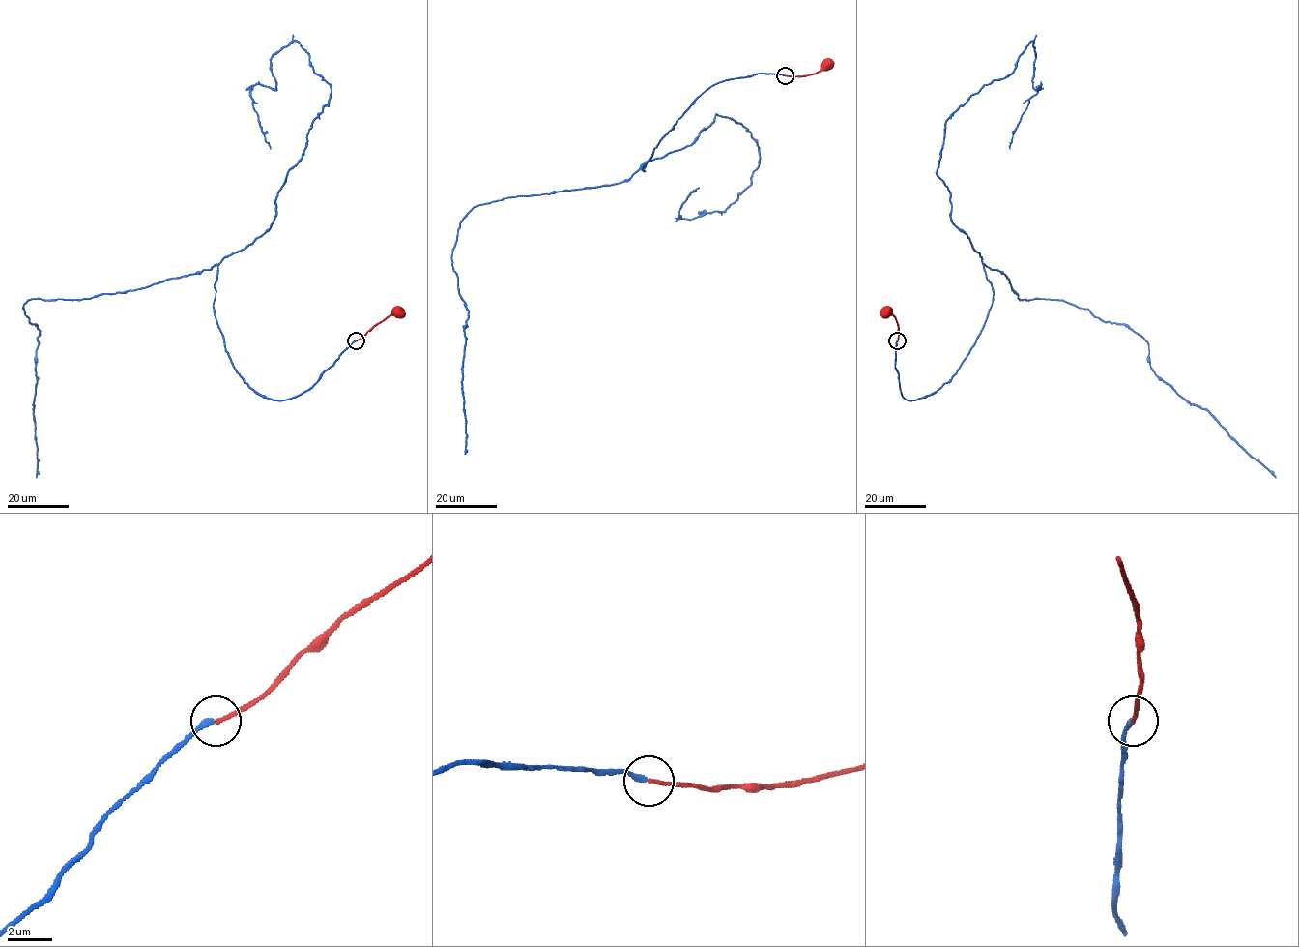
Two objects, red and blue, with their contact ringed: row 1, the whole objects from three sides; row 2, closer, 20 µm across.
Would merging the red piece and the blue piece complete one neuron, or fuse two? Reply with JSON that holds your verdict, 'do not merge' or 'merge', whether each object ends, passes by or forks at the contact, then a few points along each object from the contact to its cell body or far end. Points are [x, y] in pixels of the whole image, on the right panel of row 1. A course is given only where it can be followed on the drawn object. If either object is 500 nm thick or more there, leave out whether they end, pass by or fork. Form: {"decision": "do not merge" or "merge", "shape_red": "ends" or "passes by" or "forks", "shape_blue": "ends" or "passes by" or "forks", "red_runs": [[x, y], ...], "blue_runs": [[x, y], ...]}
{"decision": "merge", "shape_red": "ends", "shape_blue": "ends", "red_runs": [[898, 340], [896, 318], [886, 310]], "blue_runs": [[898, 340], [902, 396], [933, 394], [998, 270], [1020, 300], [1139, 334], [1151, 370], [1275, 477]]}

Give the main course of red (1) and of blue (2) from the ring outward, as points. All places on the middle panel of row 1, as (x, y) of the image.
1: (785, 75), (814, 73), (830, 66), (827, 65)
2: (784, 75), (714, 84), (645, 171), (503, 197), (461, 221), (465, 454)

